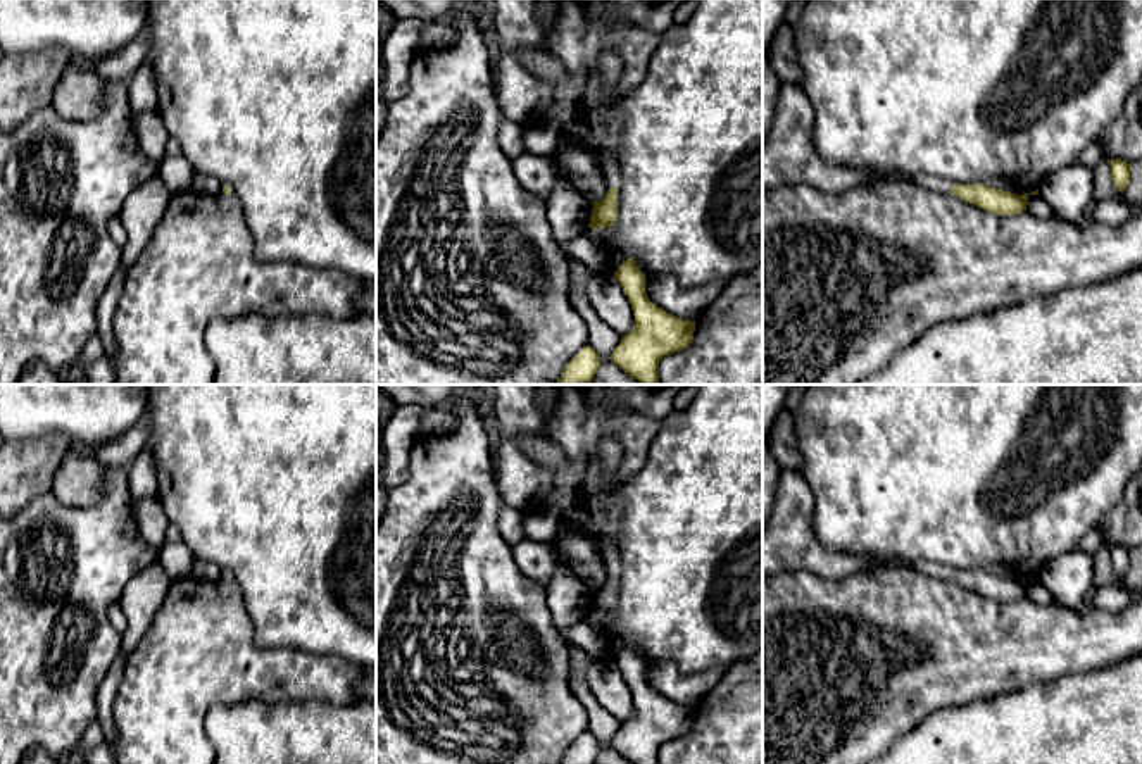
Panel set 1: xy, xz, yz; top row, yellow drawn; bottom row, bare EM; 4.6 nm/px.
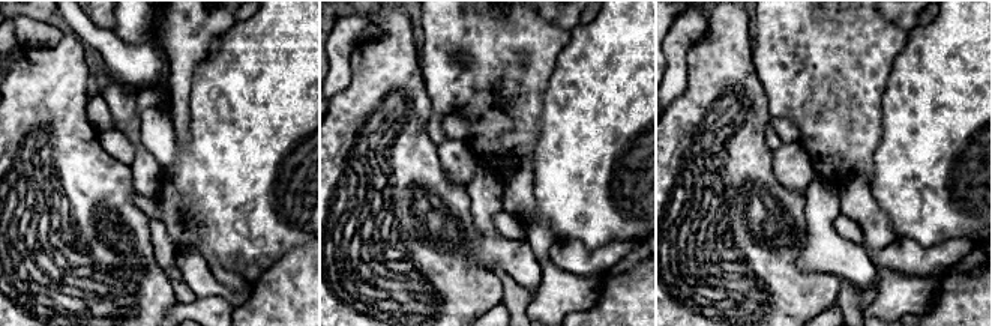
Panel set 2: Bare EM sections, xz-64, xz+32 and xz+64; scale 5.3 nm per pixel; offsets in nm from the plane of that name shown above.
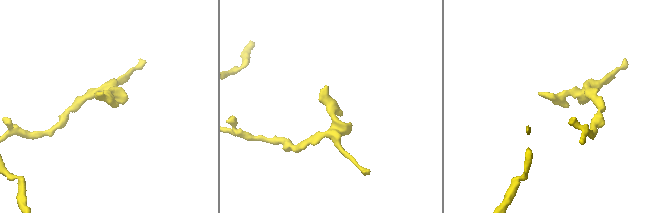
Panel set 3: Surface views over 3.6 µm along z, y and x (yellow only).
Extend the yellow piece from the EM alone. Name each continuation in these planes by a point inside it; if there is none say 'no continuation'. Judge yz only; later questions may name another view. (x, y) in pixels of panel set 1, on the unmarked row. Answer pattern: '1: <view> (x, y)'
1: yz (789, 542)

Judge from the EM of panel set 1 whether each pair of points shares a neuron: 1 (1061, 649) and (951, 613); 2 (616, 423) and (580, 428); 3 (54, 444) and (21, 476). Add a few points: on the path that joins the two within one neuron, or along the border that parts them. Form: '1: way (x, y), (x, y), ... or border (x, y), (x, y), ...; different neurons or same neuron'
1: way (1034, 644), (987, 644), (978, 635); same neuron
2: way (608, 423), (589, 423); same neuron
3: way (45, 452), (30, 468); same neuron

